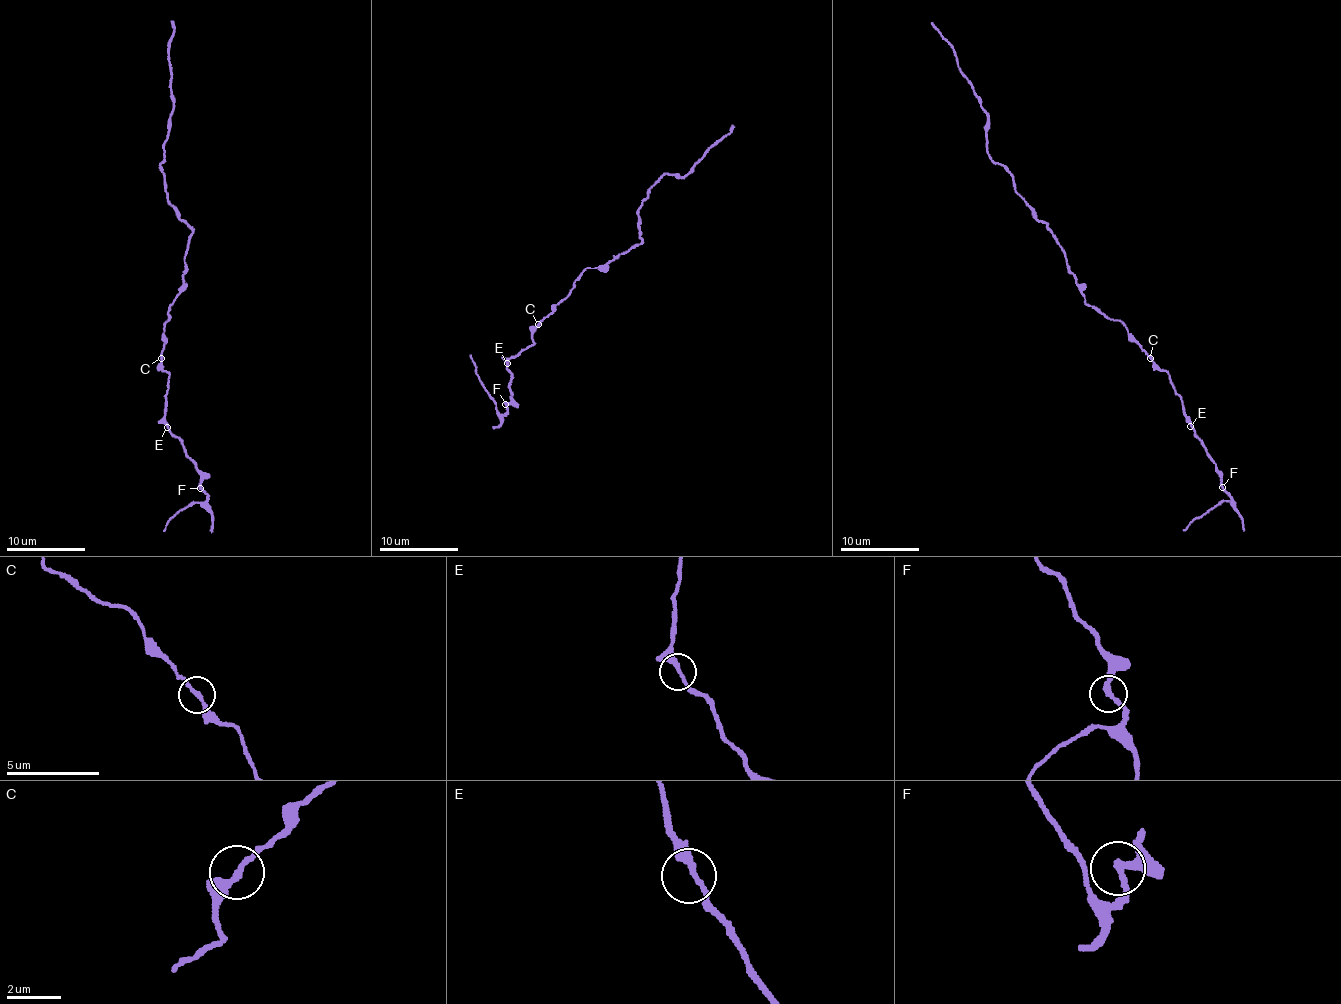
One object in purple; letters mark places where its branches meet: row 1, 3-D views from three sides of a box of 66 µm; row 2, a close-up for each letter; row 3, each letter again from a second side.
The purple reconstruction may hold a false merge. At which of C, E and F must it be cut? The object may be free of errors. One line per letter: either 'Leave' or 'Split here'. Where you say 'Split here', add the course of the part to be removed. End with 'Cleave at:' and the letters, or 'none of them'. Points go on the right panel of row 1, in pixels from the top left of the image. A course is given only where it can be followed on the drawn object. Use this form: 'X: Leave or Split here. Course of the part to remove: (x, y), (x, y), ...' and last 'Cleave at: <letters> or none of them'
C: Leave
E: Leave
F: Leave
Cleave at: none of them

